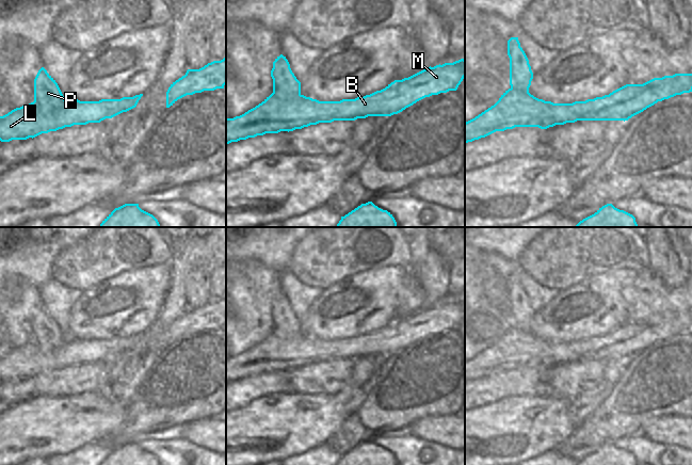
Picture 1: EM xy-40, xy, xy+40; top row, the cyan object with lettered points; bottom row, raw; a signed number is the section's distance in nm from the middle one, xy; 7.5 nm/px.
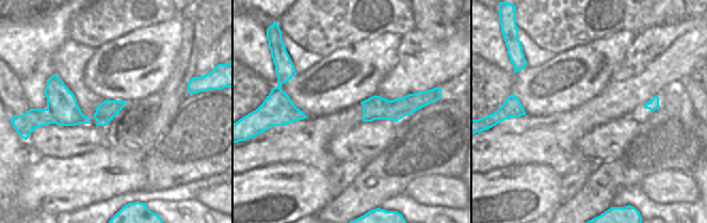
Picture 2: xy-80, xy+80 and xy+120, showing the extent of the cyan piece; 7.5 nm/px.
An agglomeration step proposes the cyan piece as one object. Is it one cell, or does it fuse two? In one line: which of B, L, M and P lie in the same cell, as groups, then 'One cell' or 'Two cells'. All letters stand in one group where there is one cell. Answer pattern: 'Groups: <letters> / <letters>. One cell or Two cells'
Groups: B L M P. One cell.

